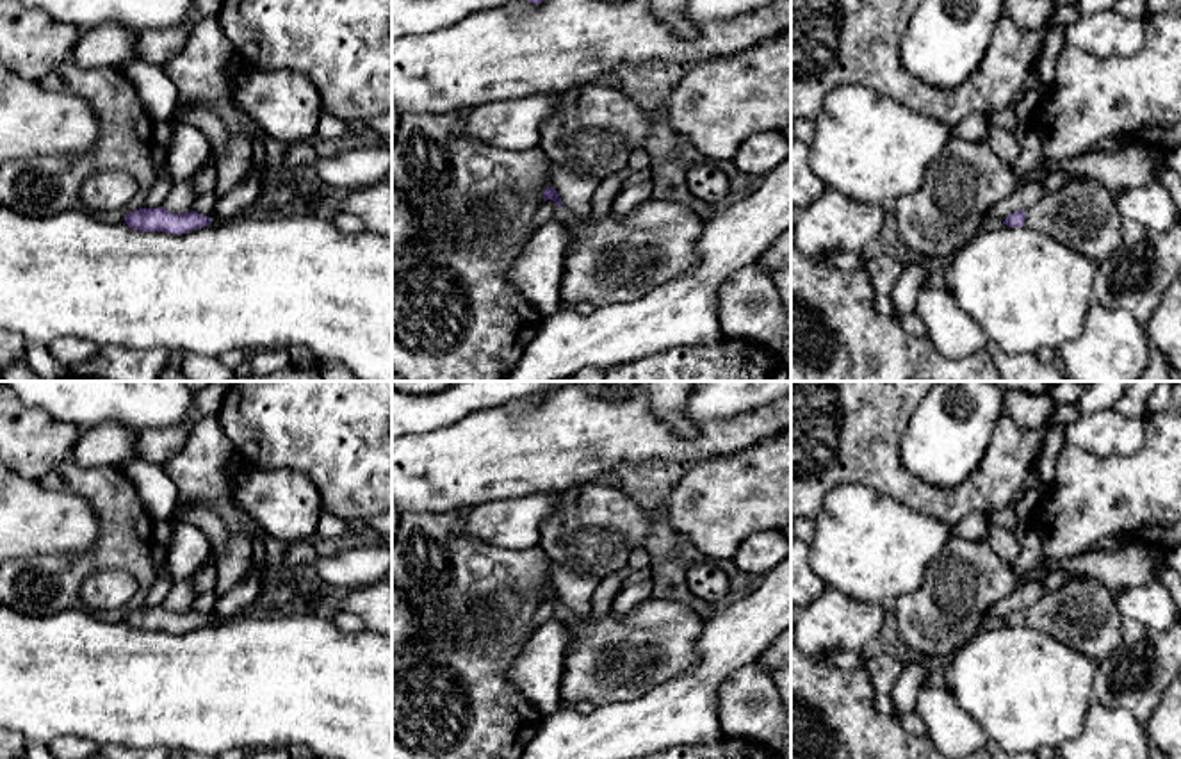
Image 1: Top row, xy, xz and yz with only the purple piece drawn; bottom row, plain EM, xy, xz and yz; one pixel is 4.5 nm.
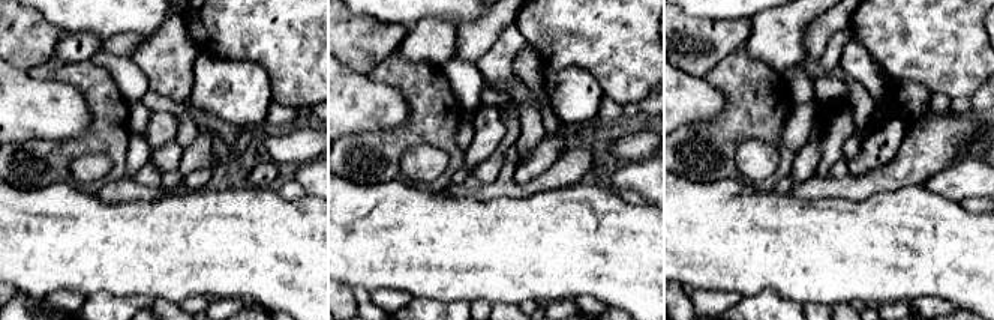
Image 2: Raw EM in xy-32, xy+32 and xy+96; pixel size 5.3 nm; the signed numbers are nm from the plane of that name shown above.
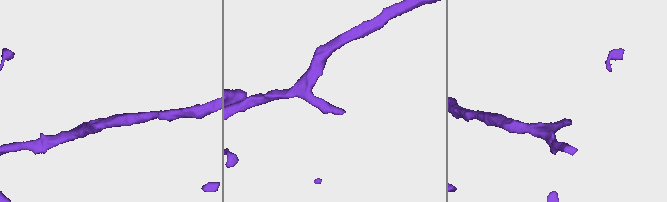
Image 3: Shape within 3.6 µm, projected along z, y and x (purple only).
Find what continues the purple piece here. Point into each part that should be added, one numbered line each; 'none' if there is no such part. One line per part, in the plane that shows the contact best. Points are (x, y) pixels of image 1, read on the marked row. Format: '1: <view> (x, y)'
1: yz (1083, 216)

